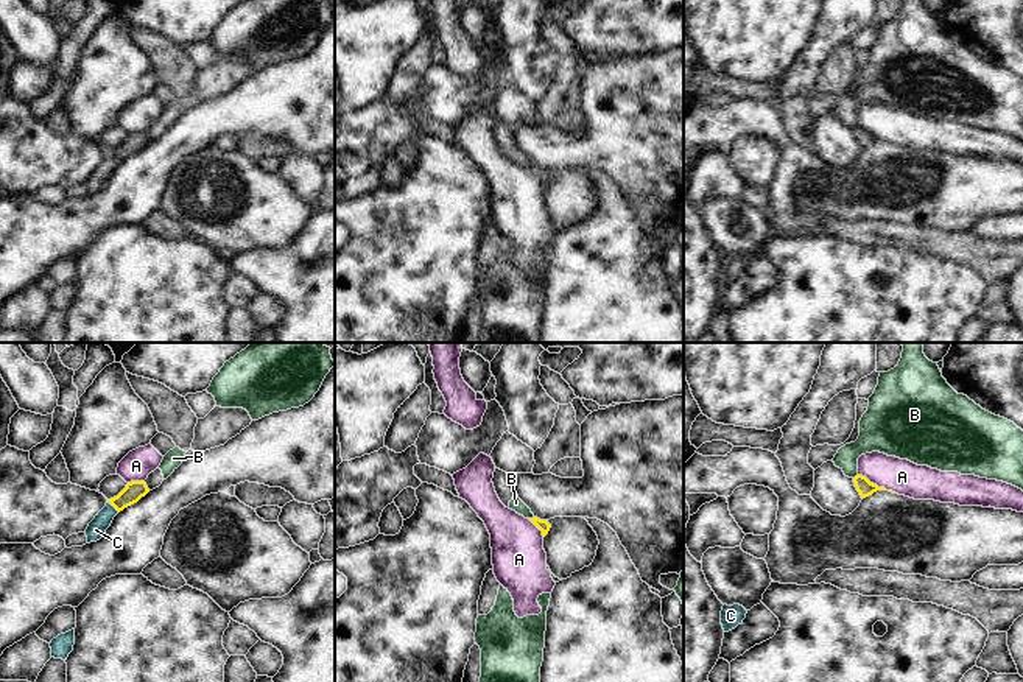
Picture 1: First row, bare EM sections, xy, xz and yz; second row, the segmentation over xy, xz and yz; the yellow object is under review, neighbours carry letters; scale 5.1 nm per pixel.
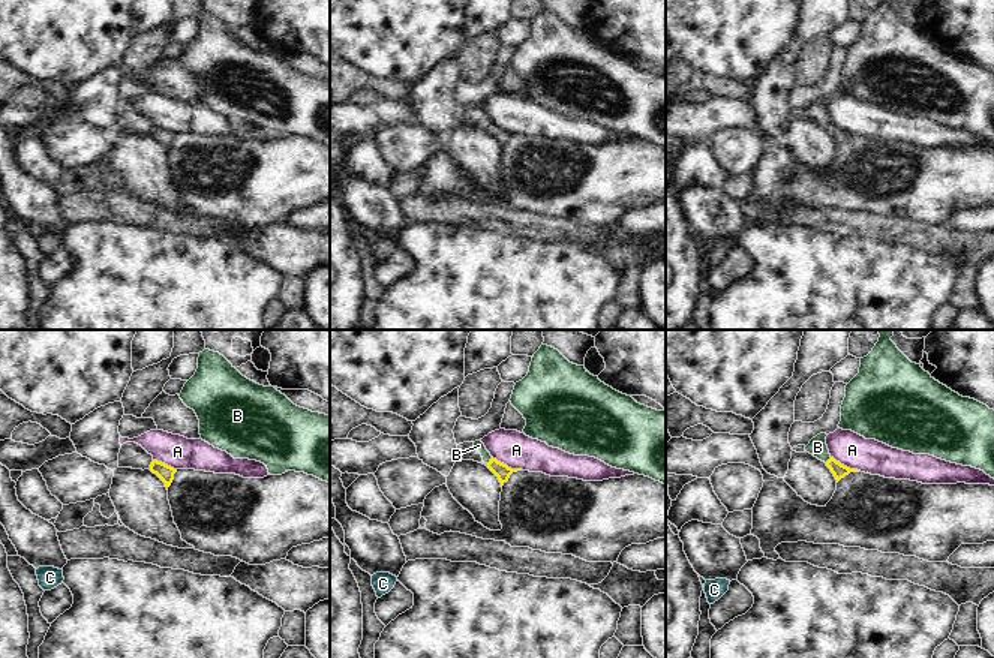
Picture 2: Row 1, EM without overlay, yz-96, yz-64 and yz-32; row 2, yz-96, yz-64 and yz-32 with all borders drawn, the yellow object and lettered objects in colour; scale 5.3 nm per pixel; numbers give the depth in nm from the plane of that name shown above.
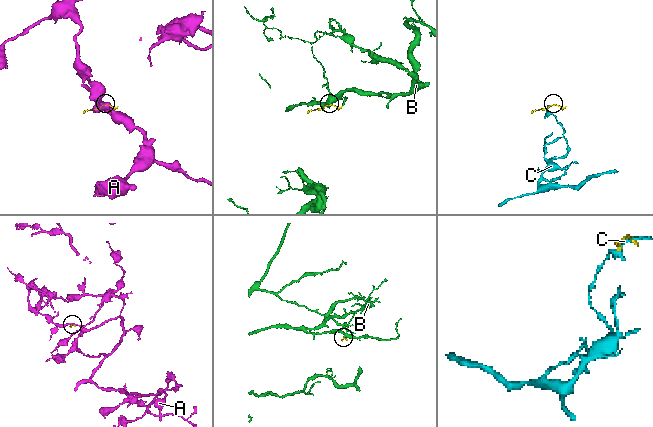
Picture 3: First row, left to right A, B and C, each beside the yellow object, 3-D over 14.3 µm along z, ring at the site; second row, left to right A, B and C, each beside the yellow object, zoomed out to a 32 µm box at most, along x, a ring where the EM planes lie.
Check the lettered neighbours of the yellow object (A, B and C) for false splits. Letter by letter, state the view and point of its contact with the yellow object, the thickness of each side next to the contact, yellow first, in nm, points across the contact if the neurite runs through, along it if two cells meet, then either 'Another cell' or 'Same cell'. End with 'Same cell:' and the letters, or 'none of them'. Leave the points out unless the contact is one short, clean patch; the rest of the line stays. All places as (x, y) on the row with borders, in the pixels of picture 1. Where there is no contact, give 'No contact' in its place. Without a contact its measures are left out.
A: Touches yellow at yz (872, 483). Thickness 80 nm (yellow) against 180 nm. Another cell
B: Touches yellow at xz (531, 519). Thickness 60 nm (yellow) against 70 nm. Boundary: xz (534, 517), (530, 519). Another cell
C: Touches yellow at xy (114, 506). Thickness 100 nm (yellow) against 90 nm. Boundary: xy (108, 500), (119, 511). Another cell
Same cell: none of them

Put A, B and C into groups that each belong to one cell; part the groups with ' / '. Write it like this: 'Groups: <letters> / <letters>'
Groups: A / B / C

